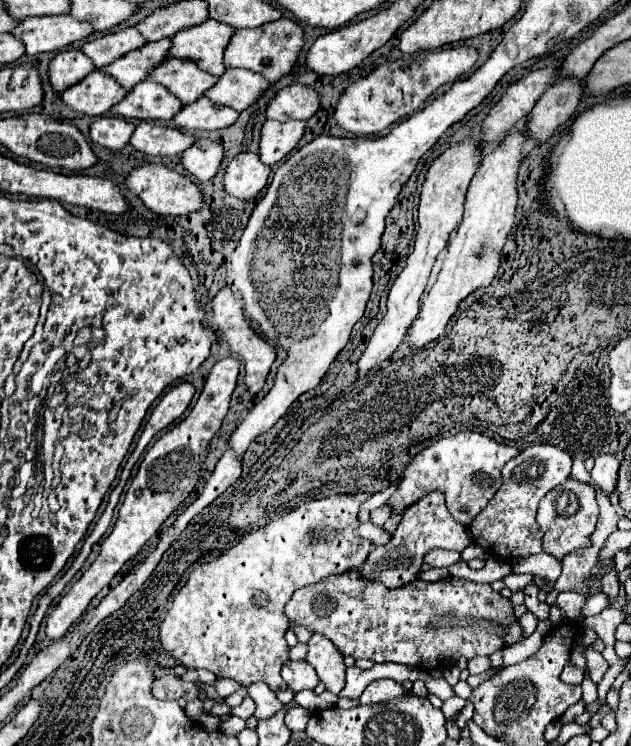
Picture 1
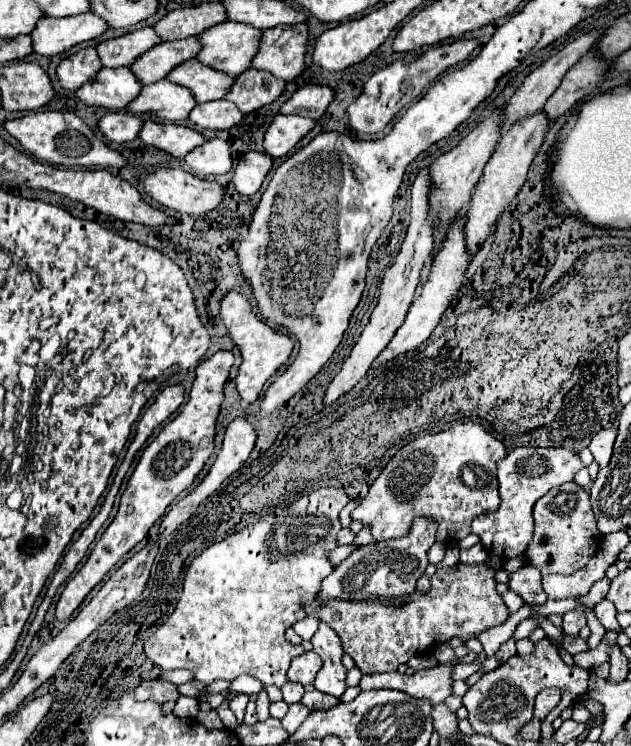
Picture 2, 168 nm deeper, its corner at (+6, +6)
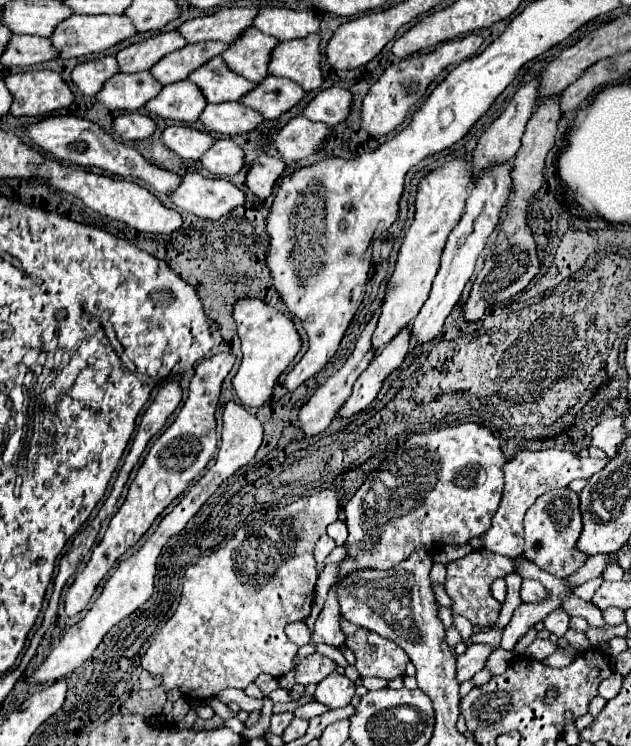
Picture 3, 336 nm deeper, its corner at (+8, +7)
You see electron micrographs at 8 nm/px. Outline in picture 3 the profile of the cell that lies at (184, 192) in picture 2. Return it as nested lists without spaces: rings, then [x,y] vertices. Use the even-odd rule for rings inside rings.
[[[188,172],[168,198],[178,210],[192,212],[206,220],[218,220],[238,204],[244,204],[244,194],[232,182],[206,178],[200,172]]]

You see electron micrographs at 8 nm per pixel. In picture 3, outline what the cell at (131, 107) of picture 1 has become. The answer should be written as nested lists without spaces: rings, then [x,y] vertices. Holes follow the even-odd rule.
[[[190,80],[162,86],[158,96],[148,100],[148,104],[144,106],[144,110],[150,114],[186,124],[194,124],[204,108],[206,98],[198,90],[198,86],[194,86]]]

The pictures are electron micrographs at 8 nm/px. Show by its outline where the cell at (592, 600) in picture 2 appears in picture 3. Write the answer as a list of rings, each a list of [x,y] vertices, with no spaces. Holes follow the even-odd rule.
[[[562,608],[550,612],[550,614],[544,618],[544,626],[546,626],[552,634],[556,634],[556,636],[564,636],[564,632],[569,629],[569,622],[570,616],[564,612]]]

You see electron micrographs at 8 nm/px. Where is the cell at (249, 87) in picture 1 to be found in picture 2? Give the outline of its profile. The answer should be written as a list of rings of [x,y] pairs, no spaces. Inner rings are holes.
[[[248,69],[236,79],[234,89],[230,89],[226,97],[232,103],[236,103],[236,107],[242,113],[252,113],[276,101],[282,95],[284,87],[286,87],[286,81],[274,79],[272,73]]]

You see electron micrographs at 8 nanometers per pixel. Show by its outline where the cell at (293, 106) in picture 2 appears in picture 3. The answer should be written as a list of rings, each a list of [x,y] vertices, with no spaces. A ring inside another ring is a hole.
[[[332,86],[332,88],[320,90],[304,106],[302,114],[308,116],[308,120],[324,122],[328,126],[336,126],[338,122],[346,120],[348,110],[350,110],[350,102],[352,102],[352,94],[348,90]]]

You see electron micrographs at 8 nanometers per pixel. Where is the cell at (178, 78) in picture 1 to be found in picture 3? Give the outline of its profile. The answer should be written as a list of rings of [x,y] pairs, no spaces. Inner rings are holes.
[[[222,58],[208,60],[208,64],[196,68],[188,80],[194,82],[202,90],[204,98],[212,104],[240,100],[246,92],[252,90],[252,86],[256,86],[254,82],[248,82],[246,78],[234,74]]]

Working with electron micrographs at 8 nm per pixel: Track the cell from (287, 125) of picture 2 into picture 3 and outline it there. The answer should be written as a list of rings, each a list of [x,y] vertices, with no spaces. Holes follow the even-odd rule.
[[[296,116],[288,120],[286,126],[274,136],[274,146],[280,152],[280,158],[290,164],[312,154],[330,134],[330,126],[322,122],[312,122],[304,116]]]

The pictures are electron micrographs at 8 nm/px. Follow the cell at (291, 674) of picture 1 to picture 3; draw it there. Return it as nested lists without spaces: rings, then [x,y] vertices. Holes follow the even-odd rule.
[[[310,654],[306,658],[302,658],[296,664],[294,670],[294,680],[298,684],[318,684],[320,680],[324,680],[328,674],[334,672],[334,662],[322,654]]]

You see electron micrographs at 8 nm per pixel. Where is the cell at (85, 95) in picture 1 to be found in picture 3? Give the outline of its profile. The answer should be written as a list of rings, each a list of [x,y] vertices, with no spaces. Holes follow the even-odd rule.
[[[118,72],[104,82],[104,88],[96,94],[96,100],[102,102],[108,110],[138,110],[152,96],[160,92],[162,84],[156,82],[148,72],[122,74]]]

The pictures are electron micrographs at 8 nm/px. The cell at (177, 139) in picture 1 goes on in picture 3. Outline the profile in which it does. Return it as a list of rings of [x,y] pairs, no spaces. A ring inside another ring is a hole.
[[[174,124],[162,130],[160,140],[166,148],[170,148],[172,152],[176,152],[180,158],[188,158],[188,160],[198,160],[212,144],[214,138],[208,132],[184,126],[184,124]]]

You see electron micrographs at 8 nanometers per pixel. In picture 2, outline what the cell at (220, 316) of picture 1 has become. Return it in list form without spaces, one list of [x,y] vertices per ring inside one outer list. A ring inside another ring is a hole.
[[[230,291],[222,299],[220,317],[222,317],[226,329],[230,331],[232,341],[236,343],[236,347],[240,349],[240,355],[242,355],[242,365],[240,365],[240,371],[236,377],[236,389],[246,403],[254,403],[258,399],[264,383],[290,359],[294,341],[286,333],[272,329],[264,319],[260,319],[256,307],[252,307],[248,303],[248,299],[238,291]]]

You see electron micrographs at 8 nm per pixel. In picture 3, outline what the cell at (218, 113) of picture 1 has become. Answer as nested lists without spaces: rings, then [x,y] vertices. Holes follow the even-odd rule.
[[[240,102],[208,104],[200,114],[200,122],[208,132],[218,134],[246,134],[262,122],[262,114],[242,106]]]

